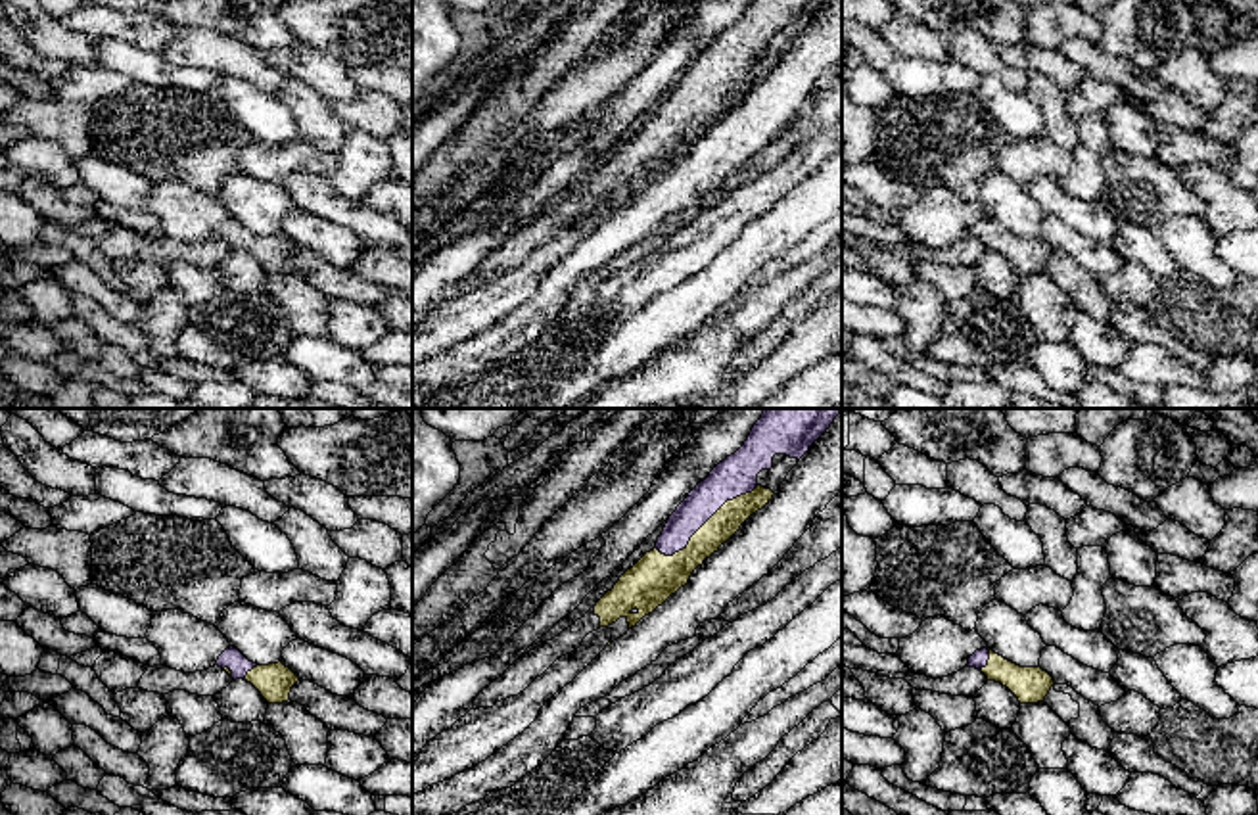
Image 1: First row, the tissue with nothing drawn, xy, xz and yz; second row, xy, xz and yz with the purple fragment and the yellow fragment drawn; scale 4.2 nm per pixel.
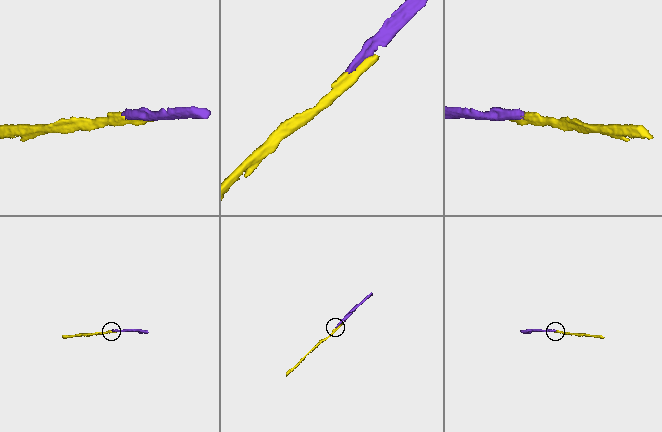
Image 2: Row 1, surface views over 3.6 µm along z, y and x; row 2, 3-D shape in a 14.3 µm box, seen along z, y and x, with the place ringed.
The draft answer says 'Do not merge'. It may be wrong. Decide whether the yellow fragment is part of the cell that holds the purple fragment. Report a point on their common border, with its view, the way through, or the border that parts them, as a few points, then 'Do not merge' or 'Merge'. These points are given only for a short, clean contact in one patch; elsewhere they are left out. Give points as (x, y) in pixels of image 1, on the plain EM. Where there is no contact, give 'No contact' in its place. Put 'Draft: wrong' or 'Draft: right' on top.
Draft: wrong
Touches purple at xz (704, 93). Path across: xz (737, 45), (731, 64), (704, 93), (672, 131), (672, 142). Merge

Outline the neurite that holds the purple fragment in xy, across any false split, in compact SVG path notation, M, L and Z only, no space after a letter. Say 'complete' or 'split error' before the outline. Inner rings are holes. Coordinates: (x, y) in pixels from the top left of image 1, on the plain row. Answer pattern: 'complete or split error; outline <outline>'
split error; outline M234 217L219 226L217 236L234 251L244 249L251 253L268 274L288 272L291 257L299 251L299 247L282 232L257 236Z

